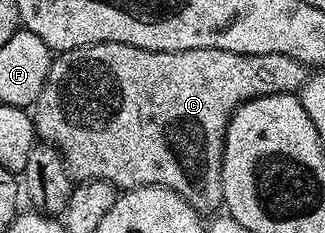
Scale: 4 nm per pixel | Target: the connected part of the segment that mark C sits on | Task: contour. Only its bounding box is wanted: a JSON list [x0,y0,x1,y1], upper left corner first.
[33,42,309,210]

